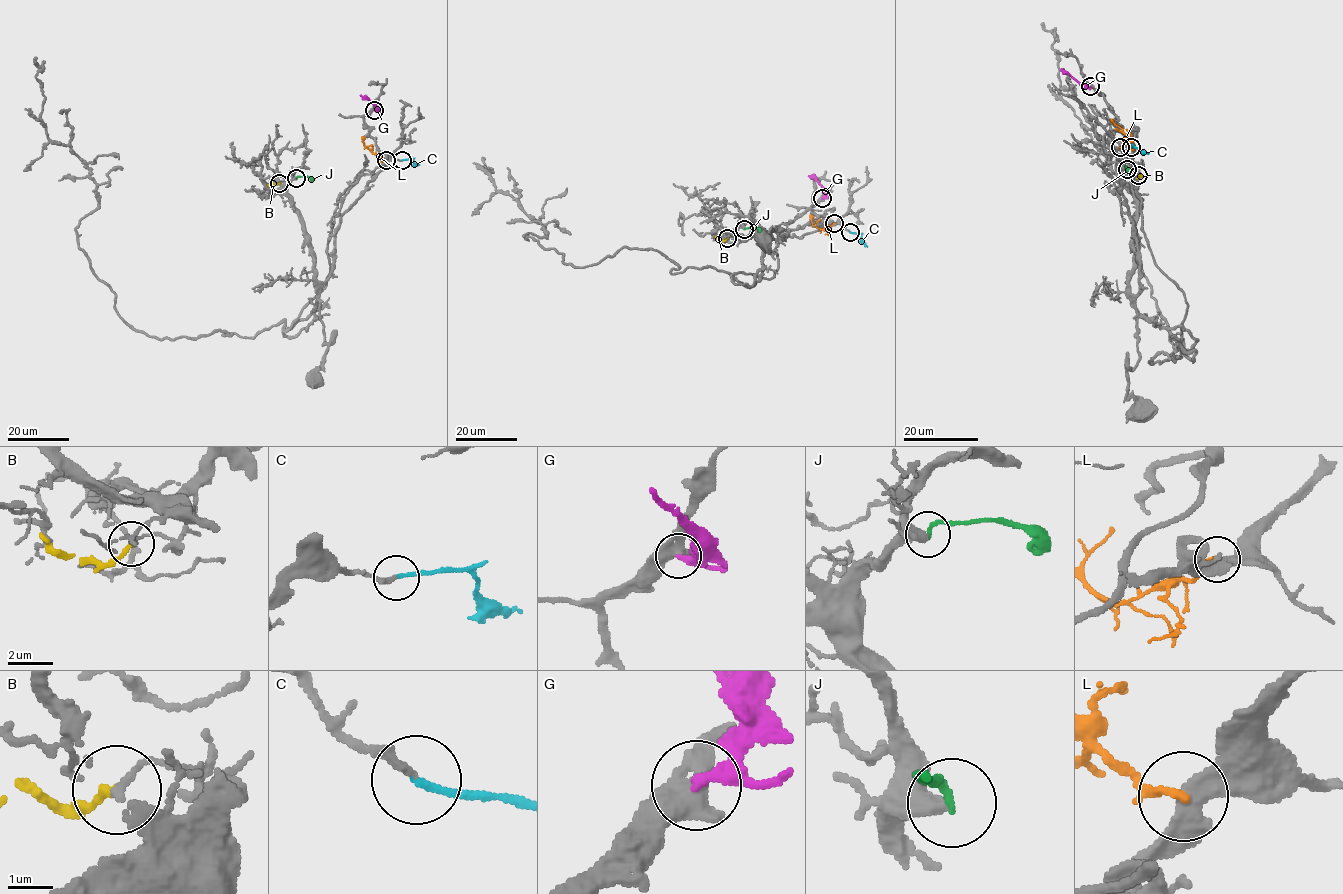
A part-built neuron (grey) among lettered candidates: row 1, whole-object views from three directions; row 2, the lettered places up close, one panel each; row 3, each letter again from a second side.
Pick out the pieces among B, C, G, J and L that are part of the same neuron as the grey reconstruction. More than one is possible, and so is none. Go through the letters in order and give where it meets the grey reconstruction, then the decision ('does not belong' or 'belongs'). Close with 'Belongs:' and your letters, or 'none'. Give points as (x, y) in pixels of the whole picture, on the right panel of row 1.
B: contact (1138, 175); does not belong
C: contact (1131, 147); belongs
G: contact (1090, 86); does not belong
J: contact (1127, 169); does not belong
L: contact (1120, 147); belongs
Belongs: C, L

